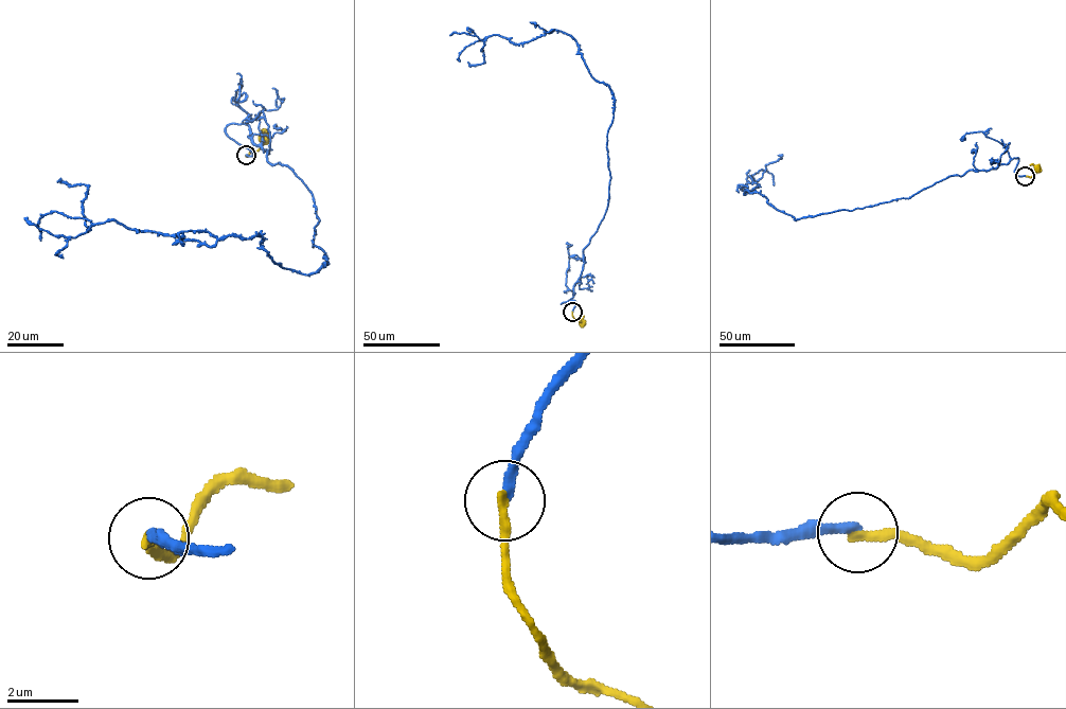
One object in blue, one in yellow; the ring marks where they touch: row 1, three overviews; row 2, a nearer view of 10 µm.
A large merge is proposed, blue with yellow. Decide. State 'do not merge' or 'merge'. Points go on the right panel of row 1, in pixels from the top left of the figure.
do not merge

